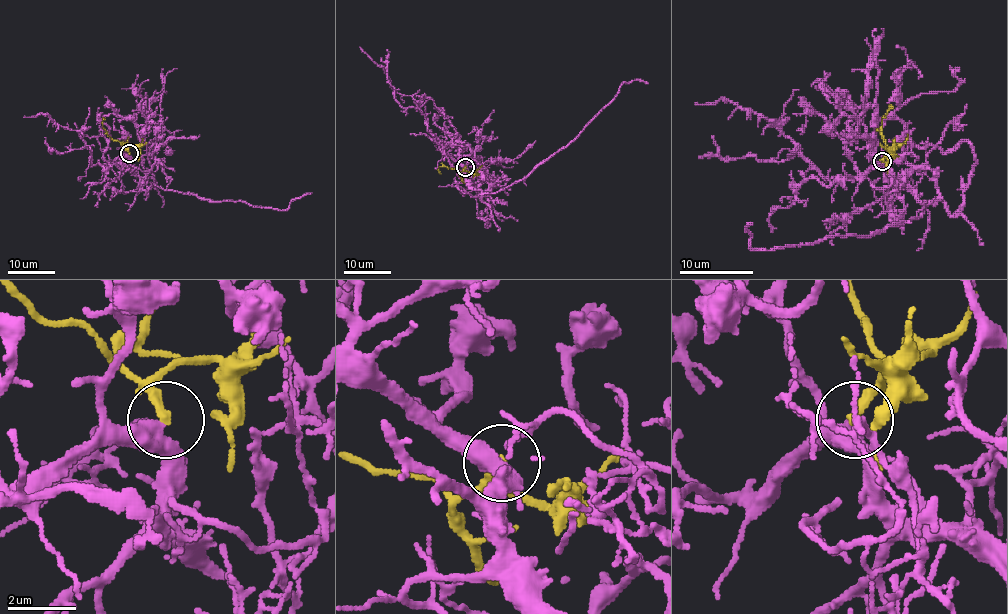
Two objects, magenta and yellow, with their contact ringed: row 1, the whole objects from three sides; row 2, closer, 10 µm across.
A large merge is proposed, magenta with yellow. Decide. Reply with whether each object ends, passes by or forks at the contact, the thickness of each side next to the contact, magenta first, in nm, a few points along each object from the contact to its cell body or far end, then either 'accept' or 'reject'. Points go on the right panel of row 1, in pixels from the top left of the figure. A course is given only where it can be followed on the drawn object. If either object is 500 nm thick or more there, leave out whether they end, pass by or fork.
magenta passes by; yellow ends; calibres 400 and 300 nm; course magenta (882, 162), (894, 182), (913, 191), (924, 208), (918, 217), (773, 250), (754, 250), (747, 232), (752, 223); course yellow (882, 162), (889, 152), (882, 134), (882, 119), (893, 106); accept

